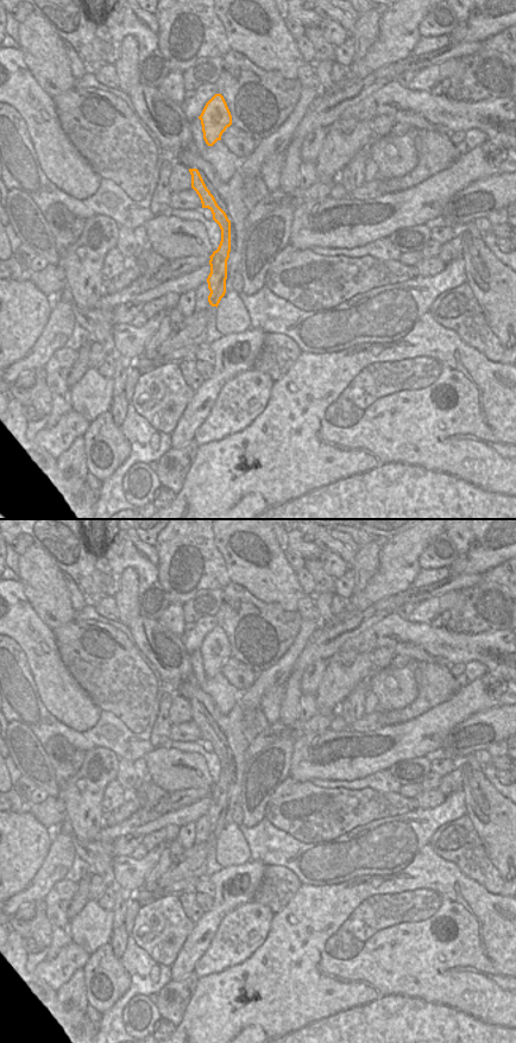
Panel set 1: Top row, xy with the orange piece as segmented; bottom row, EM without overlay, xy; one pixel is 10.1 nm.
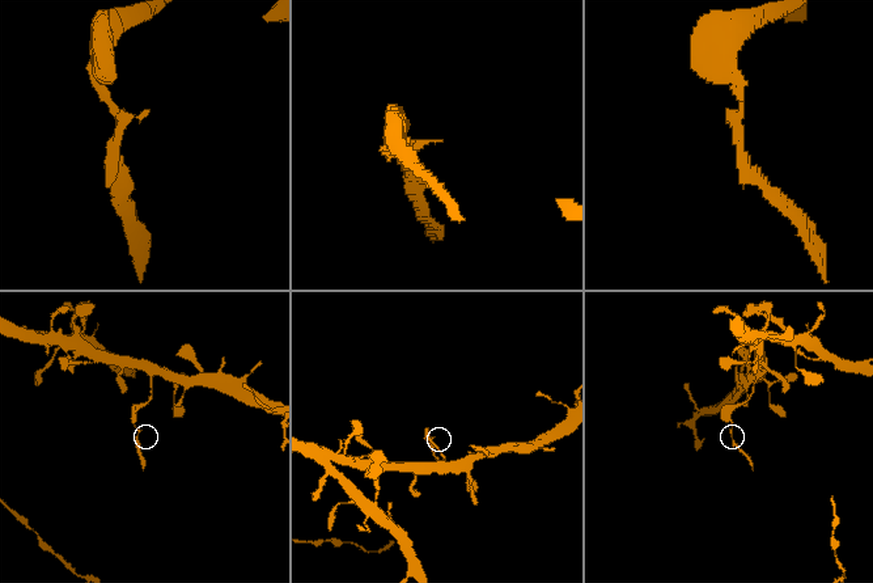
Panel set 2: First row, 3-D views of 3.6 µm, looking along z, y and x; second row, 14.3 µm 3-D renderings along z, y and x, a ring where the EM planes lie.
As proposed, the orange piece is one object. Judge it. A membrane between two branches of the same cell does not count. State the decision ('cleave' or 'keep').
cleave

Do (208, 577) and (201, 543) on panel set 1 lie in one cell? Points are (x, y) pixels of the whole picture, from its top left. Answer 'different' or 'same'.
same

